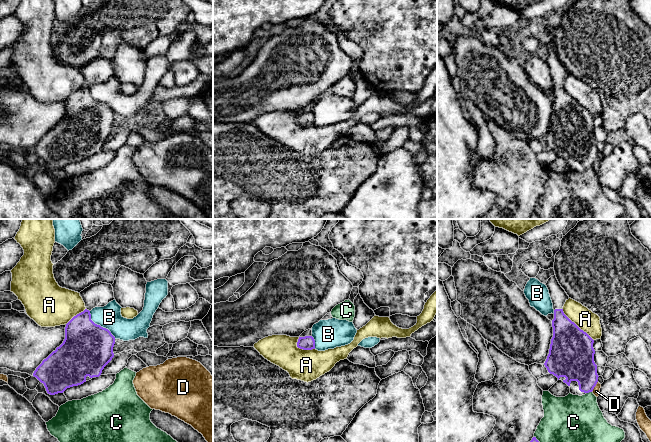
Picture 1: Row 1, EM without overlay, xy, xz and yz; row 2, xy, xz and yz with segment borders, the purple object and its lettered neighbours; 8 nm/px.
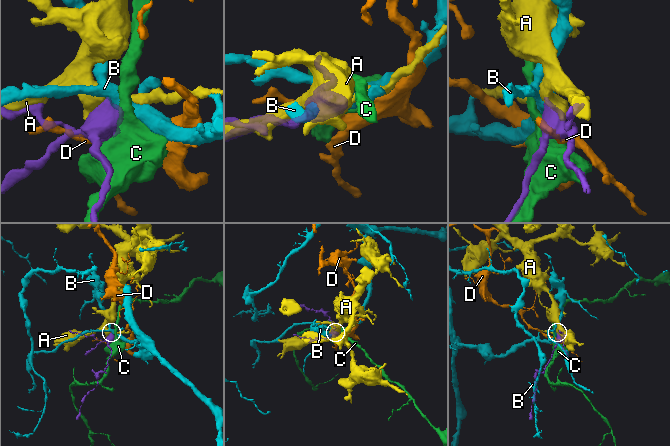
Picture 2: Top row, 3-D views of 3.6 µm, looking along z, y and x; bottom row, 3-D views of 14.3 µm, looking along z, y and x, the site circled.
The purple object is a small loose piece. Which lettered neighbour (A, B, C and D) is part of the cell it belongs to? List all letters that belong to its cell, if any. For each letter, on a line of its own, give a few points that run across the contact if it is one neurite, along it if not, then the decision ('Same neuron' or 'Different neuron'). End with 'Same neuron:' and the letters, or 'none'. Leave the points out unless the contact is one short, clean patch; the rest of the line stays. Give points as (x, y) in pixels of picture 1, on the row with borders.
A: Different neuron
B: Line: xy (89, 311), (90, 318), (95, 323), (105, 327), (115, 338). Different neuron
C: Different neuron
D: Different neuron
Same neuron: none

